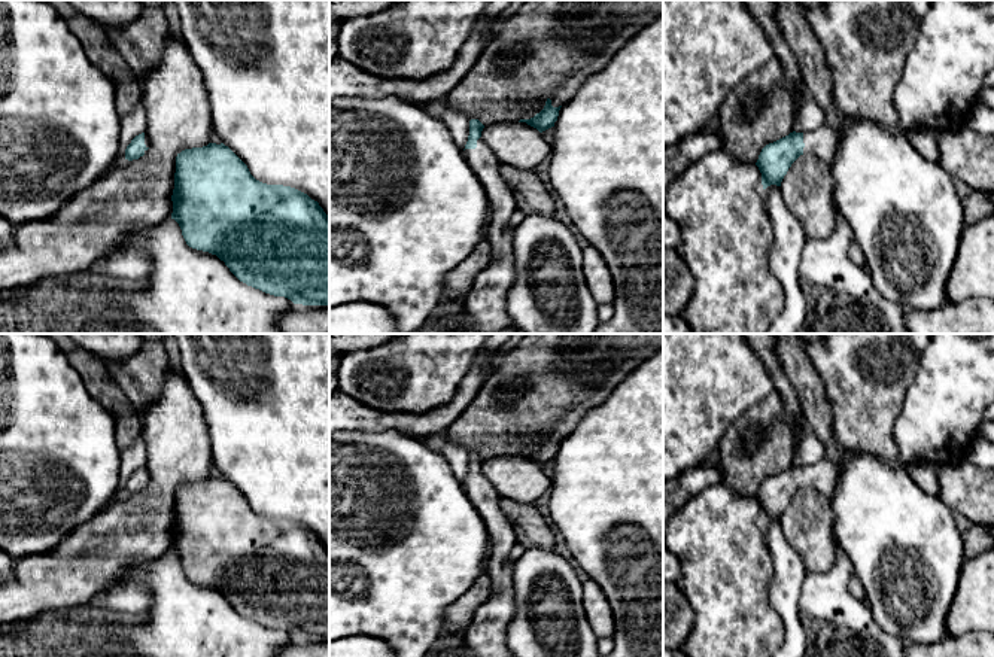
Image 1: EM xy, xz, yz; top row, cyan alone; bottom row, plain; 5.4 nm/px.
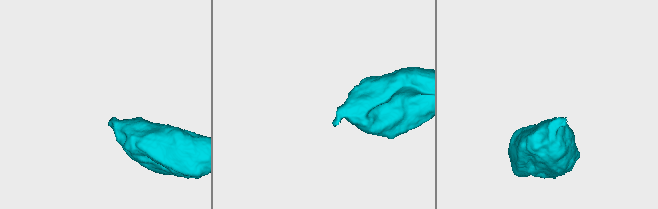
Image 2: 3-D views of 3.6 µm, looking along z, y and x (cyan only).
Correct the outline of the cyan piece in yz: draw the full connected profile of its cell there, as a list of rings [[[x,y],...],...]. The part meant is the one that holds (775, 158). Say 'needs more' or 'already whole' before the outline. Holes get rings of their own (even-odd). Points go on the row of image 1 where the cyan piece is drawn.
needs more | [[[827,119],[814,131],[790,133],[788,136],[766,145],[756,162],[762,173],[762,185],[781,186],[784,176],[800,155],[815,155],[827,162],[835,161],[841,130],[833,121]]]

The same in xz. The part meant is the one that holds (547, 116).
already whole | [[[547,98],[545,106],[539,113],[536,113],[531,119],[520,119],[519,122],[526,122],[528,125],[531,125],[531,127],[536,128],[539,133],[542,133],[542,131],[554,127],[560,107],[562,106],[553,107],[551,100]]]

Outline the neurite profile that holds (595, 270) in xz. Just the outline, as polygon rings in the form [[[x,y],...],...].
[[[592,246],[583,249],[583,276],[598,304],[614,302],[612,276],[602,255]]]

